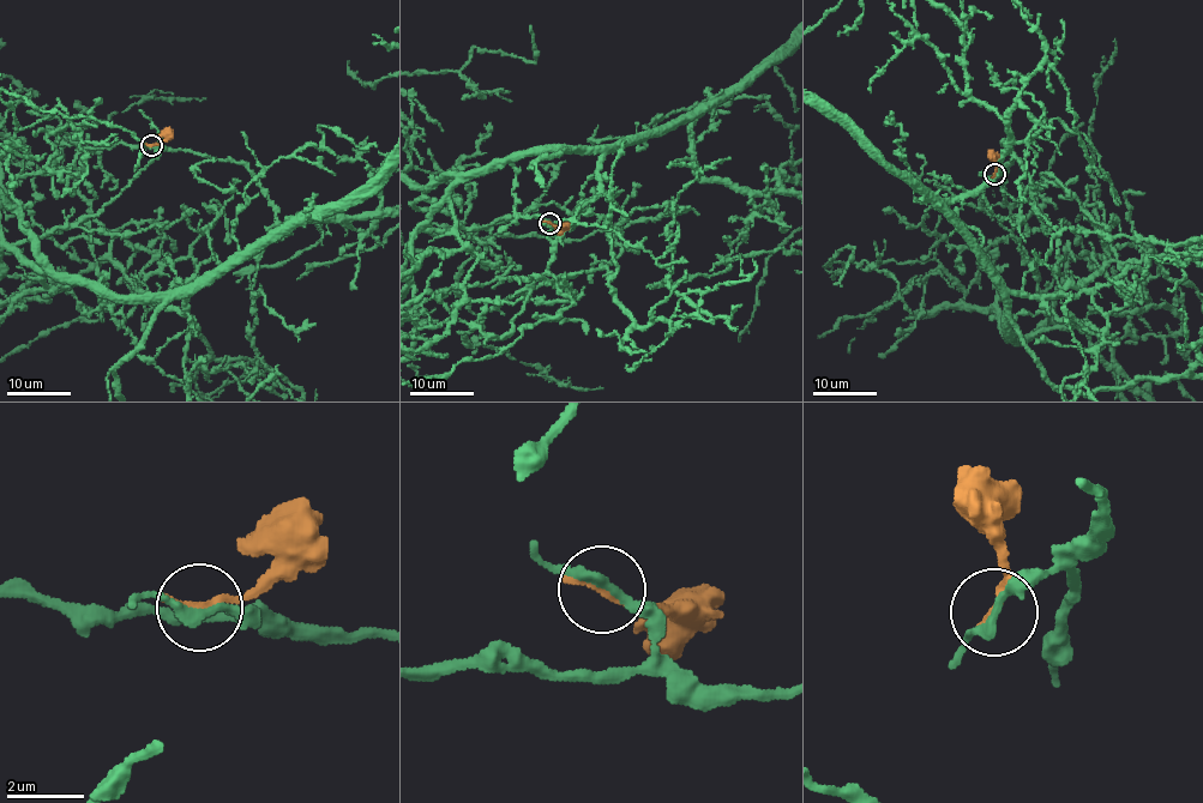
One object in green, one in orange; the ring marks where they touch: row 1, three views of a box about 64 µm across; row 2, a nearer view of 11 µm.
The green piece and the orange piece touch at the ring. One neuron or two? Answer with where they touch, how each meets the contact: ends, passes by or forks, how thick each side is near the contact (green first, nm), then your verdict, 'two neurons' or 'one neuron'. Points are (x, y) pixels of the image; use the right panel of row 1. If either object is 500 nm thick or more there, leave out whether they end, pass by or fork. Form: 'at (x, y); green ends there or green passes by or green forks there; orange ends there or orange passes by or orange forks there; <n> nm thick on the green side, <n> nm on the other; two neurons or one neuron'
at (994, 174); green passes by; orange ends there; 240 nm thick on the green side, 280 nm on the other; two neurons

